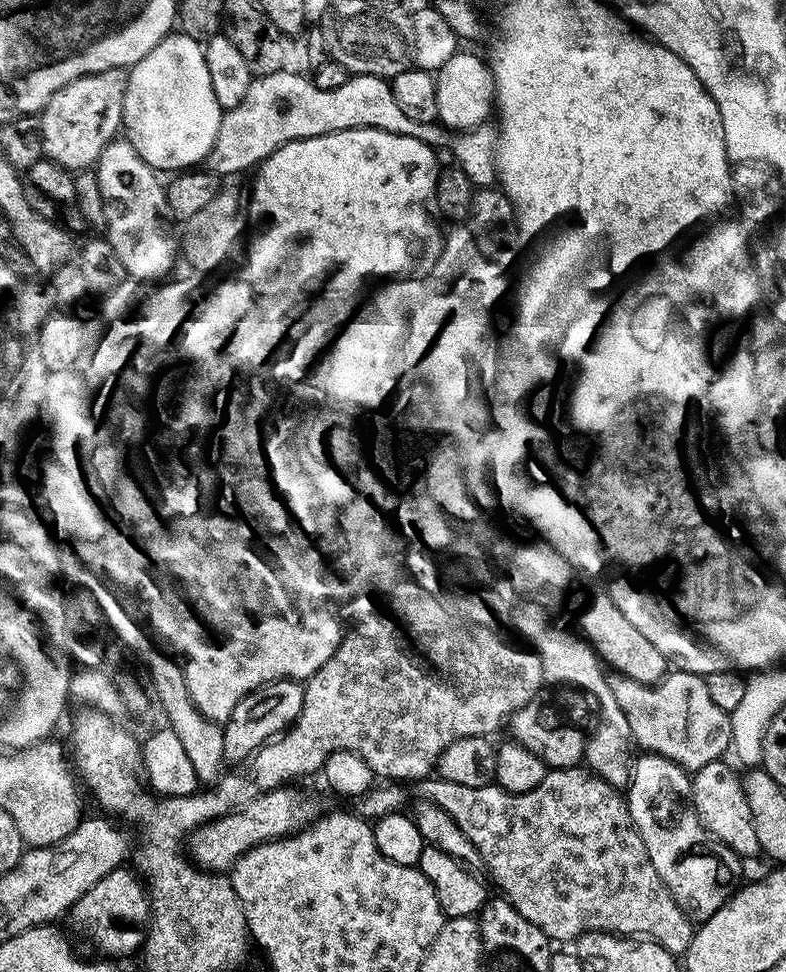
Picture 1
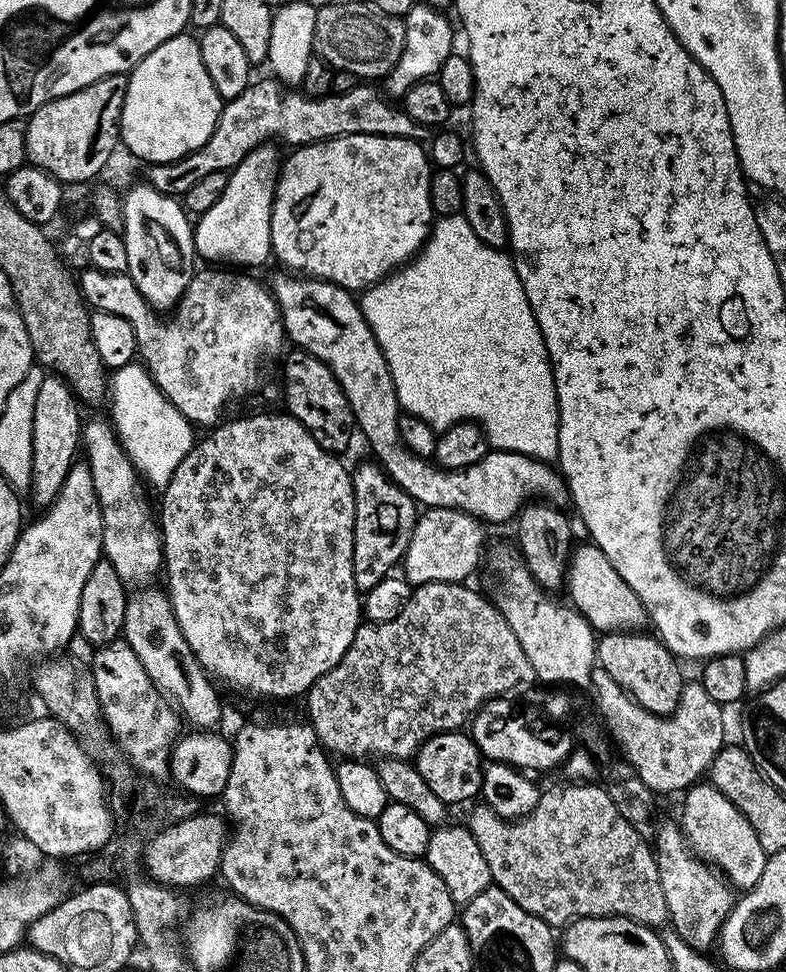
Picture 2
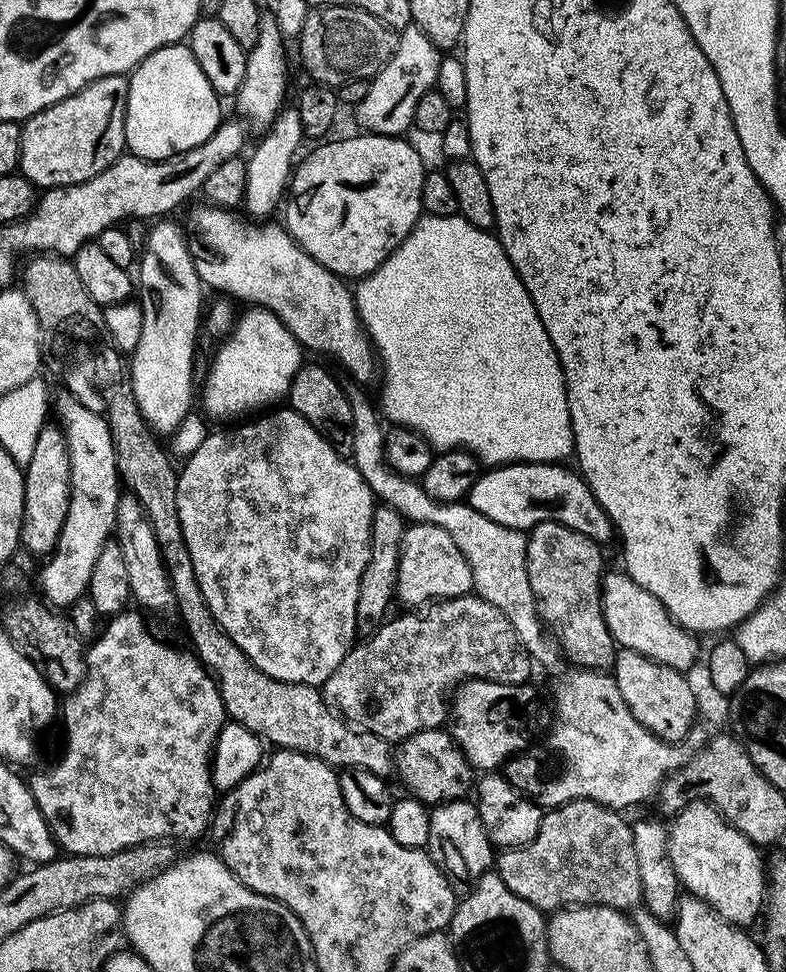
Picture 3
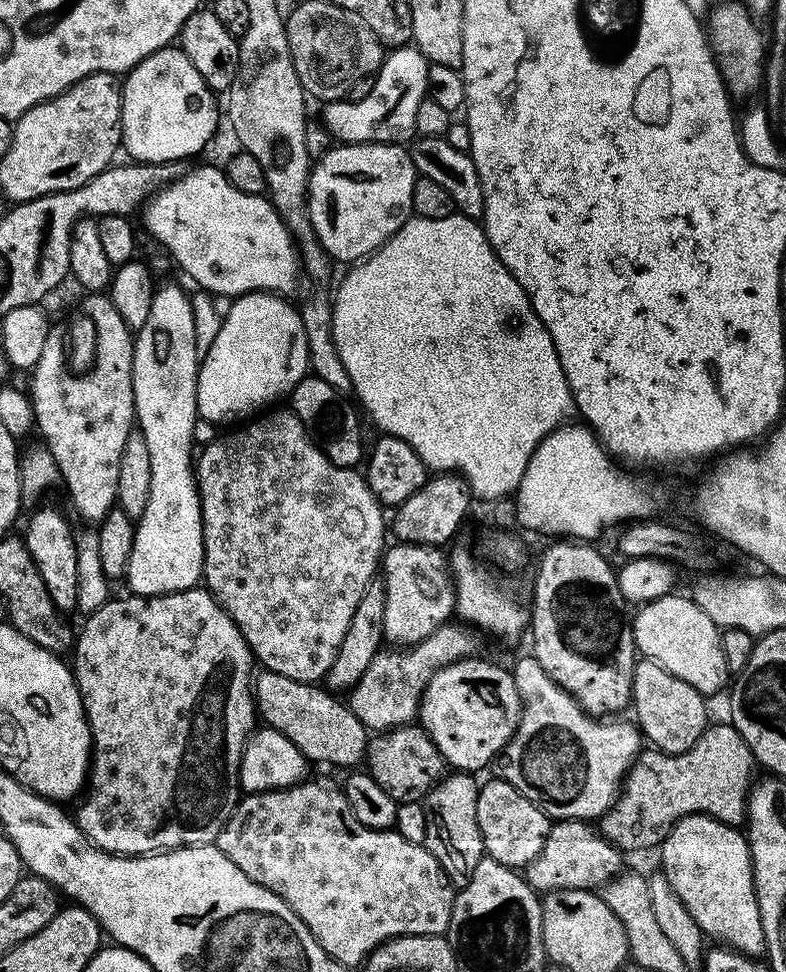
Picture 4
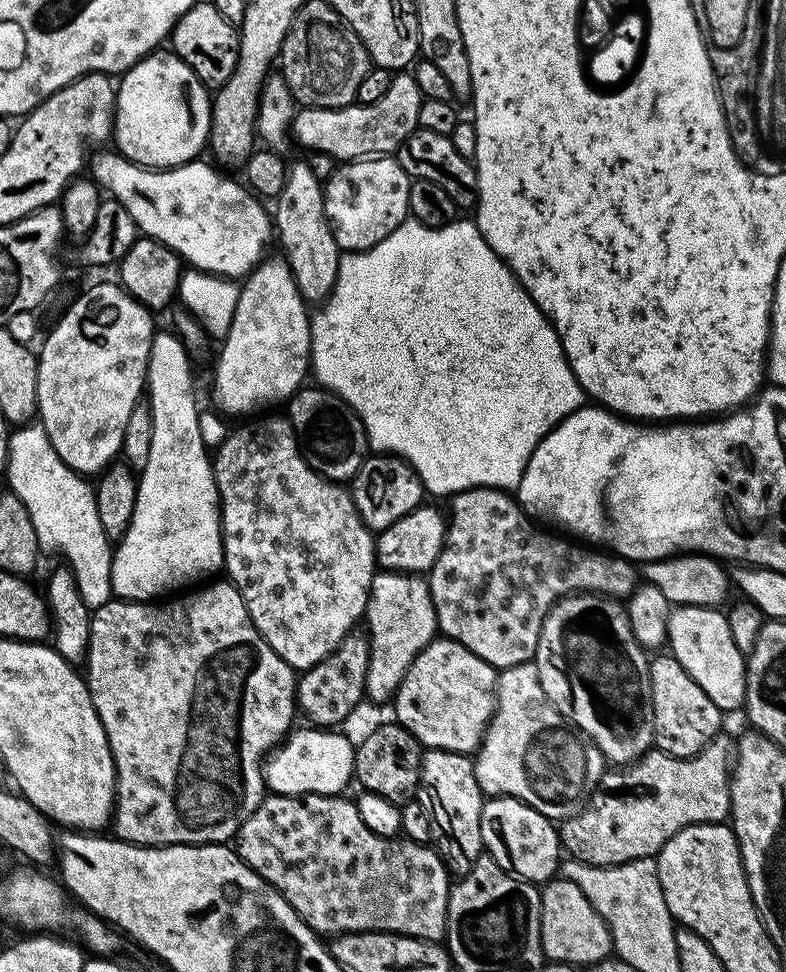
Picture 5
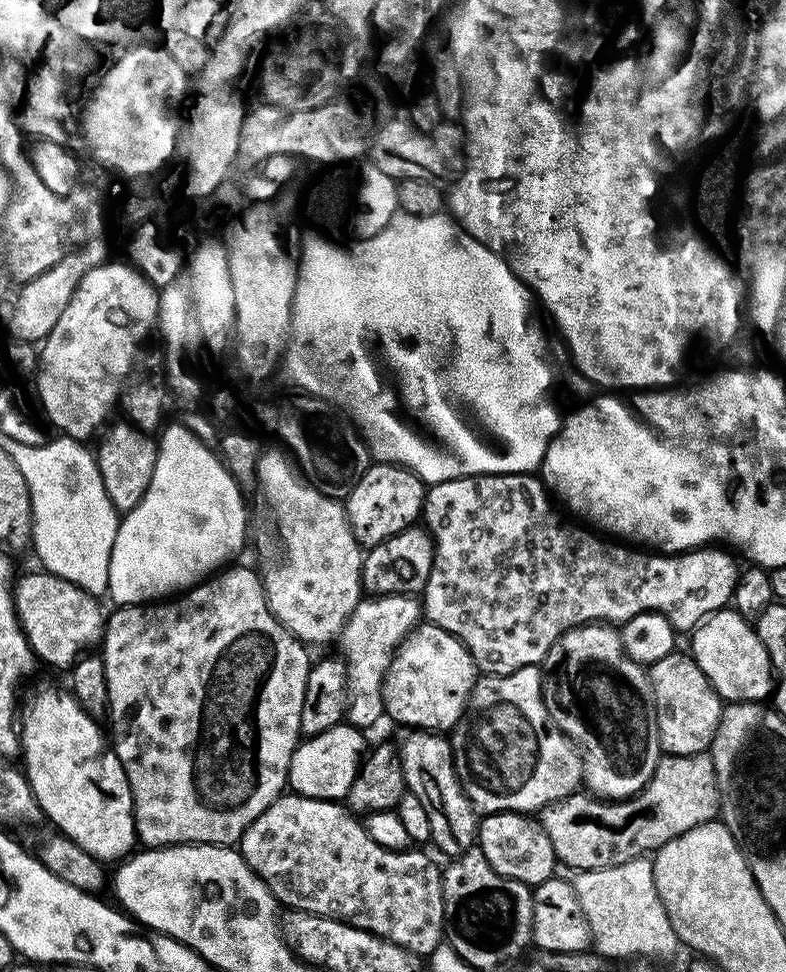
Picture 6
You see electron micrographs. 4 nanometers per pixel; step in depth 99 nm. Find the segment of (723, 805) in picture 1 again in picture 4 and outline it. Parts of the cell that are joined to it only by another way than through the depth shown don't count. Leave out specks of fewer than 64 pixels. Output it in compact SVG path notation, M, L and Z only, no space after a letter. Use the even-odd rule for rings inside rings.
M687 816L672 827L663 844L659 845L659 852L659 867L673 887L674 894L682 900L705 937L713 936L721 945L744 954L752 954L756 944L757 948L763 945L762 922L752 881L752 855L745 833L740 828L732 828L721 820L715 820L713 816Z

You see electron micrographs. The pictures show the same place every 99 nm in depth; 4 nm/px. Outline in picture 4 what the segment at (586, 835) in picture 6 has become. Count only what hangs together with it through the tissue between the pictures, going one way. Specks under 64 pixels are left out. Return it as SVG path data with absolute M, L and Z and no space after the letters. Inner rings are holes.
M709 723L702 738L682 754L641 751L624 777L620 795L599 817L598 831L628 853L663 844L672 827L687 816L713 816L740 828L748 814L748 794L754 783L752 768L752 752L734 725Z

